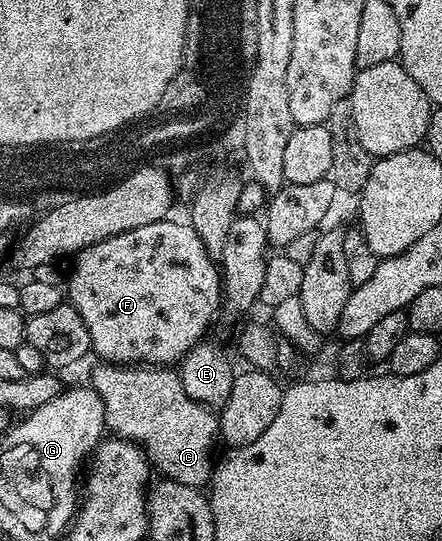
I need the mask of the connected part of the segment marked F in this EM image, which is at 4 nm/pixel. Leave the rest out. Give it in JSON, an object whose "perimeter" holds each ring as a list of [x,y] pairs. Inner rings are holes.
{"perimeter":[[[166,217],[155,221],[151,225],[139,225],[139,229],[124,231],[118,235],[107,237],[103,241],[93,243],[77,252],[72,260],[73,272],[69,275],[69,287],[67,283],[67,299],[73,304],[74,309],[83,317],[83,325],[87,325],[89,334],[89,345],[92,354],[98,355],[98,360],[118,365],[156,365],[158,367],[169,367],[180,364],[181,358],[188,353],[196,343],[202,342],[213,323],[213,314],[220,312],[223,307],[223,284],[221,282],[221,269],[218,260],[212,259],[200,240],[199,233],[189,222],[176,223],[173,217]]]}

